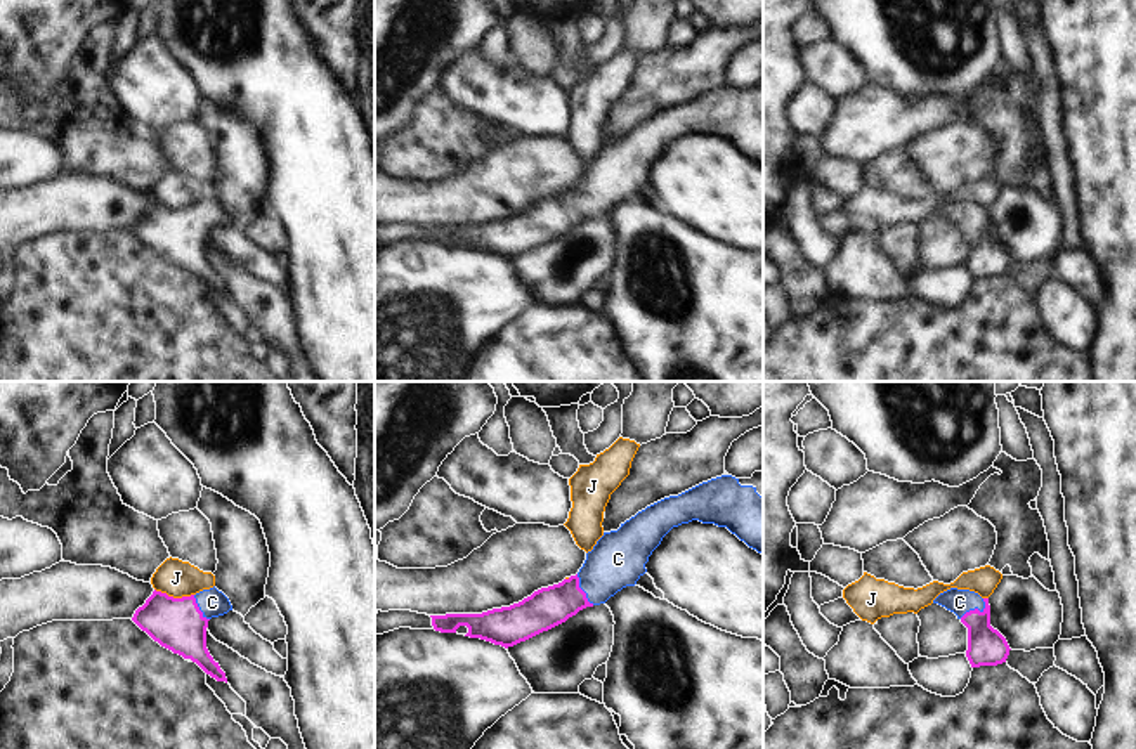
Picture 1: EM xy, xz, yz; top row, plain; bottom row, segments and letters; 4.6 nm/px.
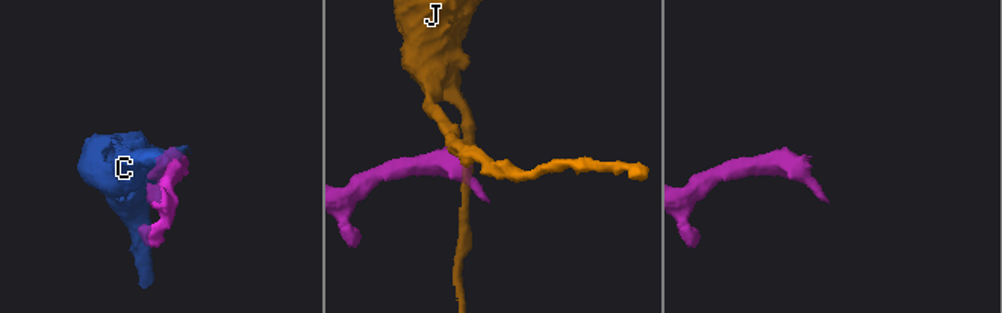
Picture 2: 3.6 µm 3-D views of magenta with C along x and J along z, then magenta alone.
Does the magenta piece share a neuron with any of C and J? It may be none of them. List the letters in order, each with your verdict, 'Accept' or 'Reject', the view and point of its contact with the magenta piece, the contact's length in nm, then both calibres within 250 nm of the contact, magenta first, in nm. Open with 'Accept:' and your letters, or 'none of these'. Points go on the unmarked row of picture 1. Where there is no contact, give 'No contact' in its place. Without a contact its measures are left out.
Accept: C
C: Accept. Touches magenta at yz (975, 221). Shared border 150 nm. Thickness 180 nm (magenta) against 120 nm
J: Reject. Touches magenta at xy (172, 208). Shared border 190 nm. Thickness 240 nm (magenta) against 170 nm.

